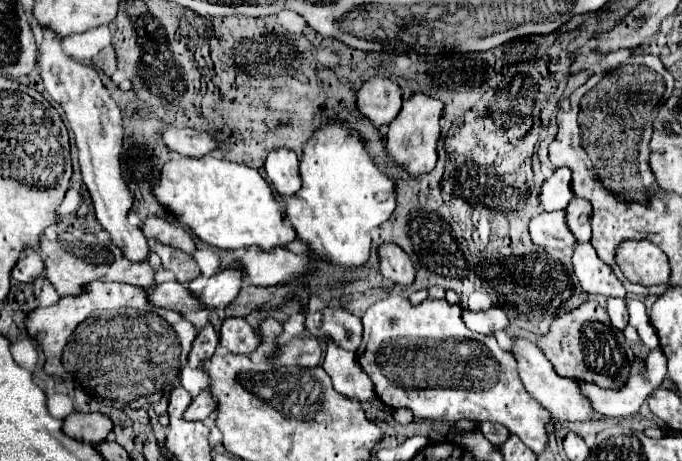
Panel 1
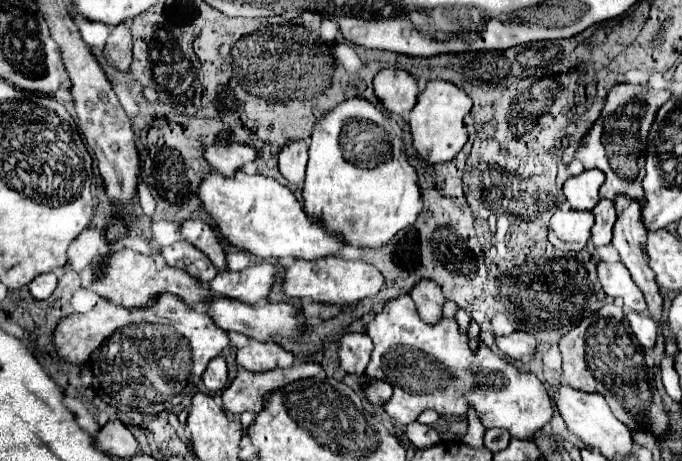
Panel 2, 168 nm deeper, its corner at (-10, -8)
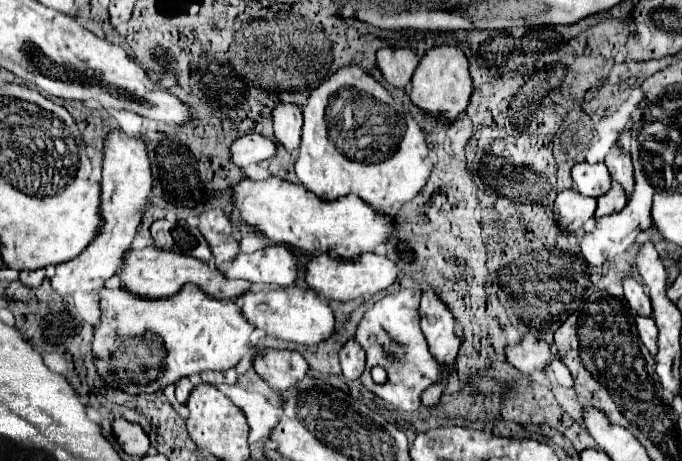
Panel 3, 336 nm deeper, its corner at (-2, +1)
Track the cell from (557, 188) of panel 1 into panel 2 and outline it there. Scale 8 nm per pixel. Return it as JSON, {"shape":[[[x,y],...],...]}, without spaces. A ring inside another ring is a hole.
{"shape":[[[586,170],[580,176],[566,180],[564,194],[566,200],[576,210],[592,210],[600,202],[600,186],[604,182],[604,172],[600,170]]]}

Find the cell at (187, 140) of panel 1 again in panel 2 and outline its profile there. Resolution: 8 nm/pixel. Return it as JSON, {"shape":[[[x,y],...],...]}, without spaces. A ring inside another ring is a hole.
{"shape":[[[214,144],[206,148],[204,156],[218,174],[234,176],[244,164],[256,160],[258,150],[248,144]]]}

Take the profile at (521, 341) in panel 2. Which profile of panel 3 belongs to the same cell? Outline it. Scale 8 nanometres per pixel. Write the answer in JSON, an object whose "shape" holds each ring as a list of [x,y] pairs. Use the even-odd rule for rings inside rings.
{"shape":[[[524,335],[522,341],[514,347],[506,347],[506,359],[510,365],[520,369],[524,375],[530,375],[534,371],[540,371],[546,367],[548,359],[552,357],[548,343],[542,339],[536,339],[534,335]]]}

